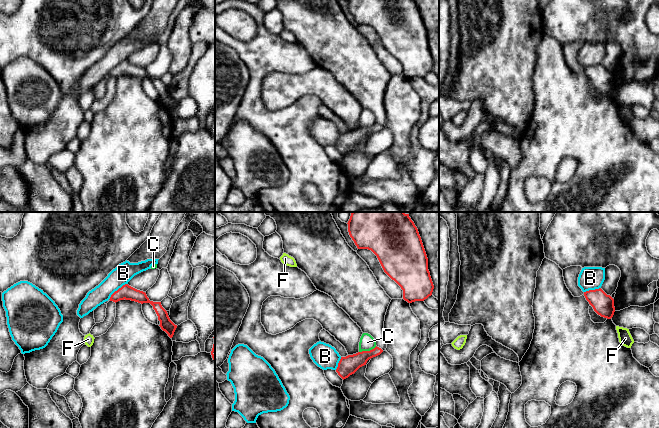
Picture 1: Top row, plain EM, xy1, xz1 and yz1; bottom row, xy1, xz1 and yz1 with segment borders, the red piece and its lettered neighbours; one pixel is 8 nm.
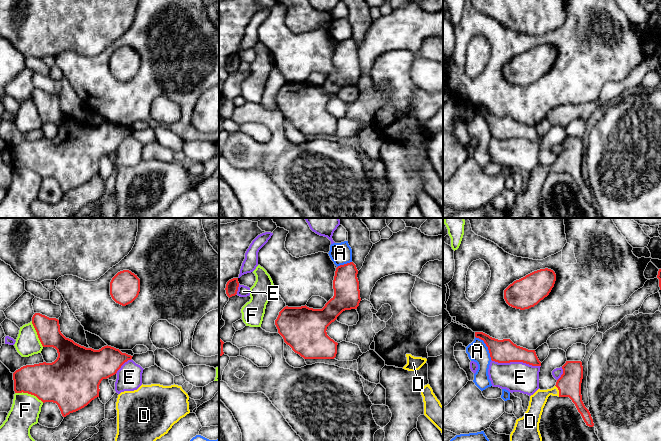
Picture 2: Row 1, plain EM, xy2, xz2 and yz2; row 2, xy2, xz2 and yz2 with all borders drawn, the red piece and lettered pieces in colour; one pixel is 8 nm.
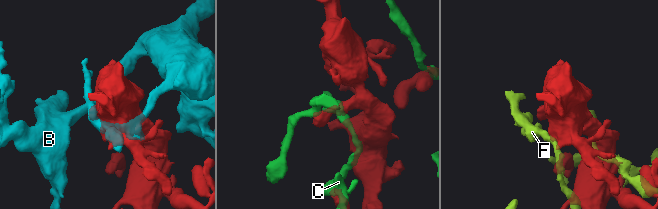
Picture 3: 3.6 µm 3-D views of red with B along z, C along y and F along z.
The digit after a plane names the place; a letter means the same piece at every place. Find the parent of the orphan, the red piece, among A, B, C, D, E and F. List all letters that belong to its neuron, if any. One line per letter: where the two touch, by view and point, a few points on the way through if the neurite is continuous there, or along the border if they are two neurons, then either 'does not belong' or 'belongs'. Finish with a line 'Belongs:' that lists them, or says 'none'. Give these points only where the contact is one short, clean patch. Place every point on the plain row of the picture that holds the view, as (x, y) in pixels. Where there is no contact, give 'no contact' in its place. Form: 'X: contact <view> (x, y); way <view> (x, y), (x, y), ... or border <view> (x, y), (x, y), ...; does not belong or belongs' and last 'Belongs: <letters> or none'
A: contact yz2 (486, 121); border yz2 (475, 112), (483, 117), (491, 135); does not belong
B: contact xy1 (118, 65); border xy1 (127, 59), (119, 63), (108, 75); does not belong
C: contact xz1 (367, 127); border xz1 (376, 122), (359, 128); does not belong
D: contact yz2 (559, 167); way yz2 (569, 160), (559, 167), (545, 169), (538, 176); belongs
E: contact yz2 (516, 137); does not belong
F: contact xy2 (29, 169); does not belong
Belongs: D

